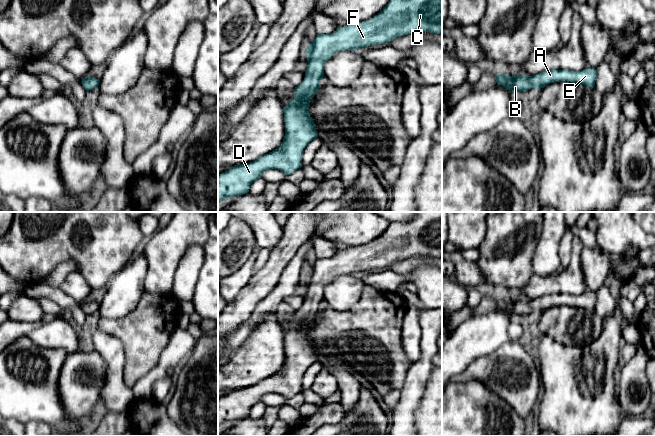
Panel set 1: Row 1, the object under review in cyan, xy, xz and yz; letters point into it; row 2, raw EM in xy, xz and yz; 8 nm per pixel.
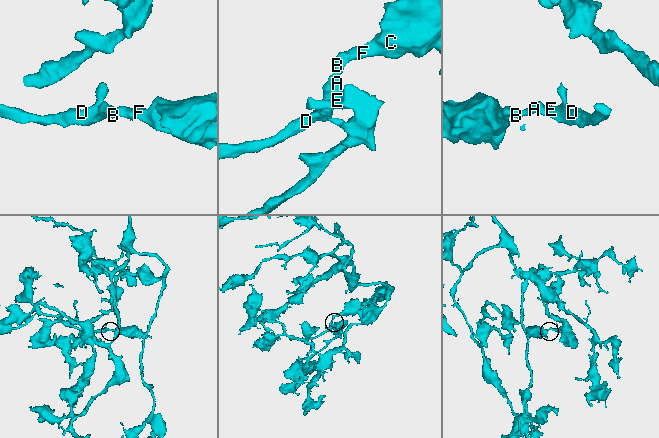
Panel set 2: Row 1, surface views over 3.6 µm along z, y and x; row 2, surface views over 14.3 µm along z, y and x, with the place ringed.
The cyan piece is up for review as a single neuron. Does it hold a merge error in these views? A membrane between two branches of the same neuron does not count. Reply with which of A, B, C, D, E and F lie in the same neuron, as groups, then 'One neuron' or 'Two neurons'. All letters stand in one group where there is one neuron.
Groups: A B C D E F. One neuron

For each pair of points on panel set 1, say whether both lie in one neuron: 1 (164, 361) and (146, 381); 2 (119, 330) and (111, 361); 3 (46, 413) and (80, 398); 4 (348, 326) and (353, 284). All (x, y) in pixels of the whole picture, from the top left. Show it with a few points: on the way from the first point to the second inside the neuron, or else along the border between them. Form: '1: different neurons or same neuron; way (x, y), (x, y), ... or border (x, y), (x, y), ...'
1: same neuron; way (162, 366), (151, 377)
2: different neurons; border (97, 329), (116, 336), (121, 341), (126, 359)
3: different neurons; border (57, 382), (60, 398), (65, 410), (77, 419)
4: different neurons; border (363, 288), (347, 310), (327, 304)

